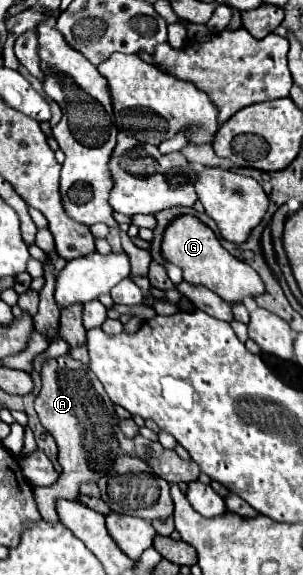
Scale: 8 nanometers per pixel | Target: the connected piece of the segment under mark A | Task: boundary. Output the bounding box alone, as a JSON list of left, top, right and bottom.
[33,356,121,524]

